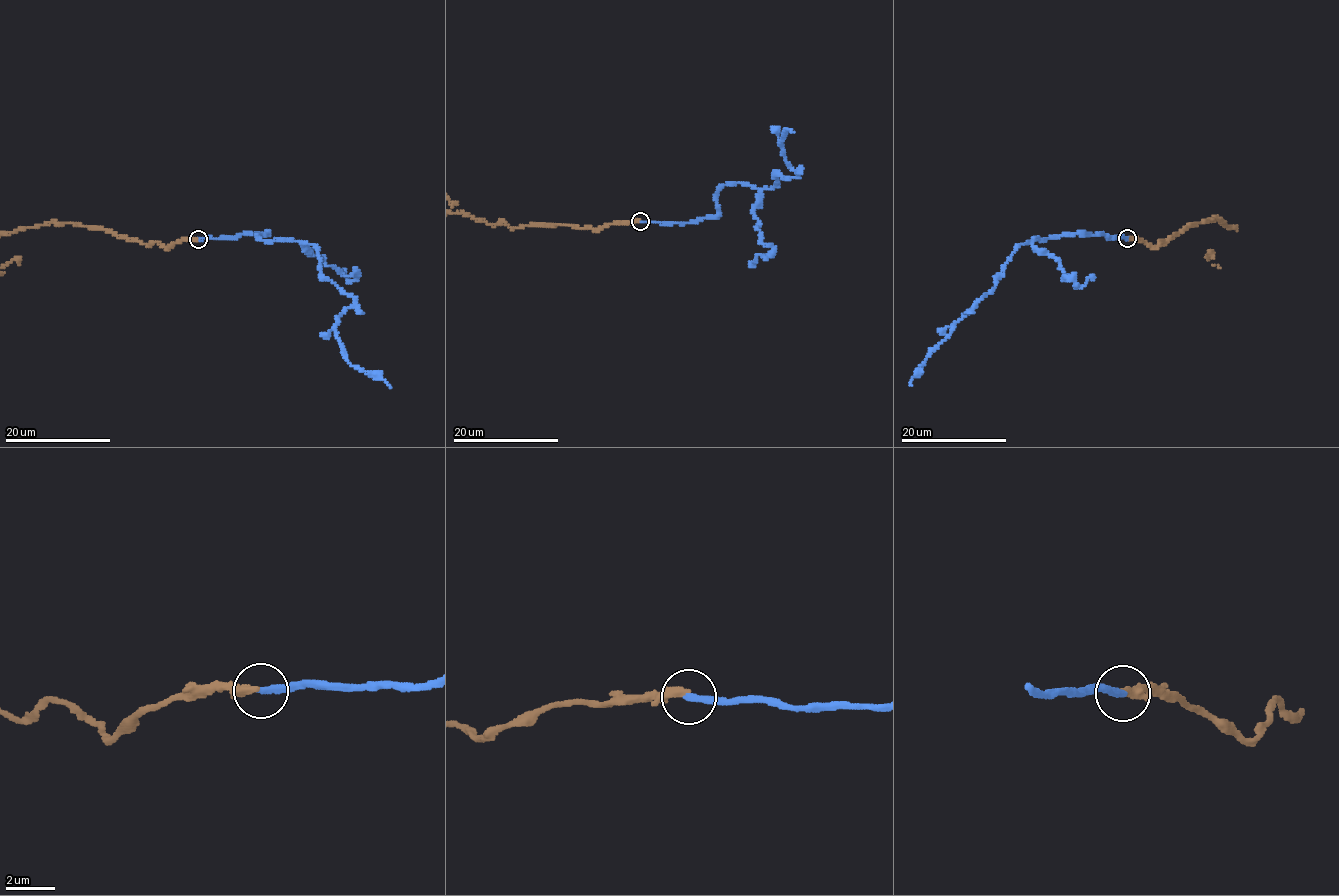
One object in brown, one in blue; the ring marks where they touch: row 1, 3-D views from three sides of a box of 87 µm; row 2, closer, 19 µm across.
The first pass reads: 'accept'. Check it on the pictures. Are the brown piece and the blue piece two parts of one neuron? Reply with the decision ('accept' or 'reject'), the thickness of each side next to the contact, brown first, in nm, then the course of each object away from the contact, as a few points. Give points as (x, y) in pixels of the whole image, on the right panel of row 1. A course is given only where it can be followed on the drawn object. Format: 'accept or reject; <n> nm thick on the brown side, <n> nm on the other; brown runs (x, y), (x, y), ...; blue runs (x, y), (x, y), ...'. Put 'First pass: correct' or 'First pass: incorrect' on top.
First pass: incorrect
reject; 320 nm thick on the brown side, 260 nm on the other; blue runs (1127, 238), (1062, 234), (1023, 243), (1015, 249), (989, 293), (953, 325), (950, 334), (927, 357), (911, 385)

